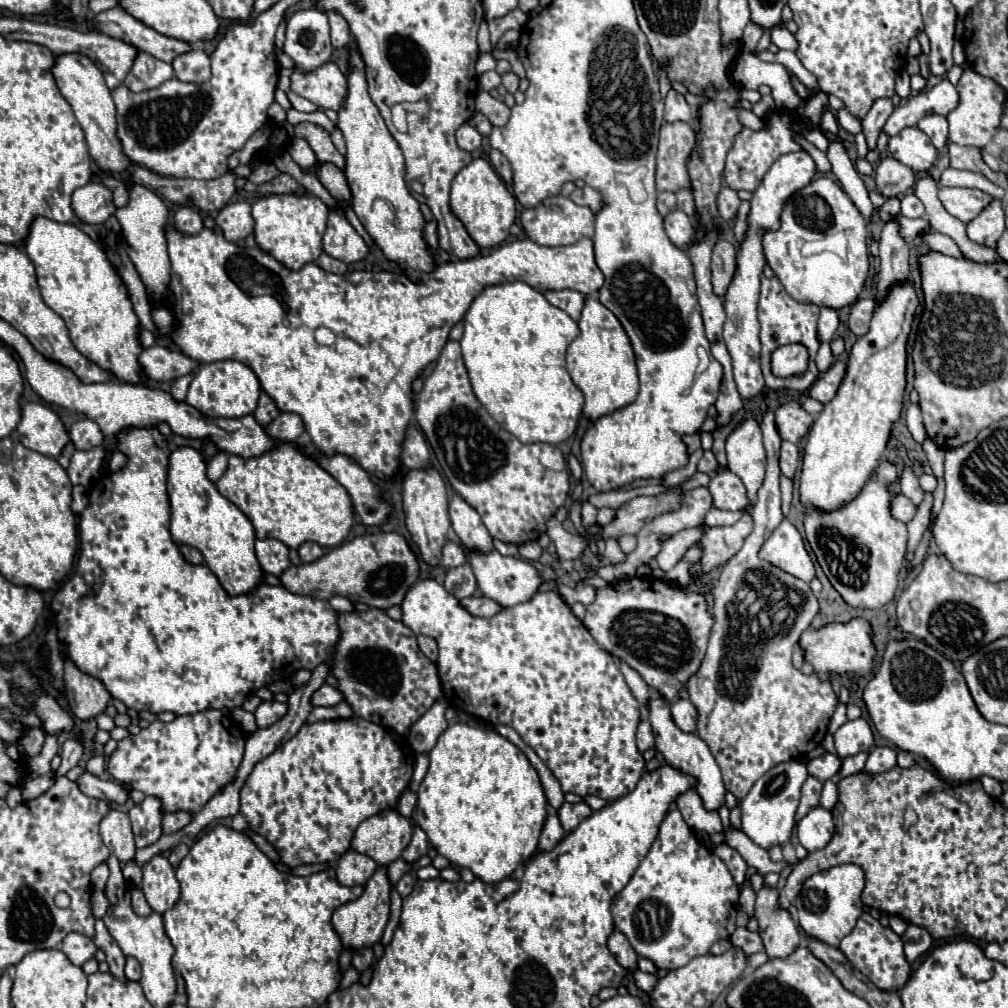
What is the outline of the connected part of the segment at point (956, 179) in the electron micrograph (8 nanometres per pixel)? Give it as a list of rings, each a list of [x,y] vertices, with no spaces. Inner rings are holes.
[[[945,169],[941,173],[939,183],[945,187],[975,187],[985,193],[989,193],[995,199],[1003,199],[1003,189],[993,185],[989,179],[985,179],[981,173],[971,173],[971,171],[957,171],[957,169]]]

